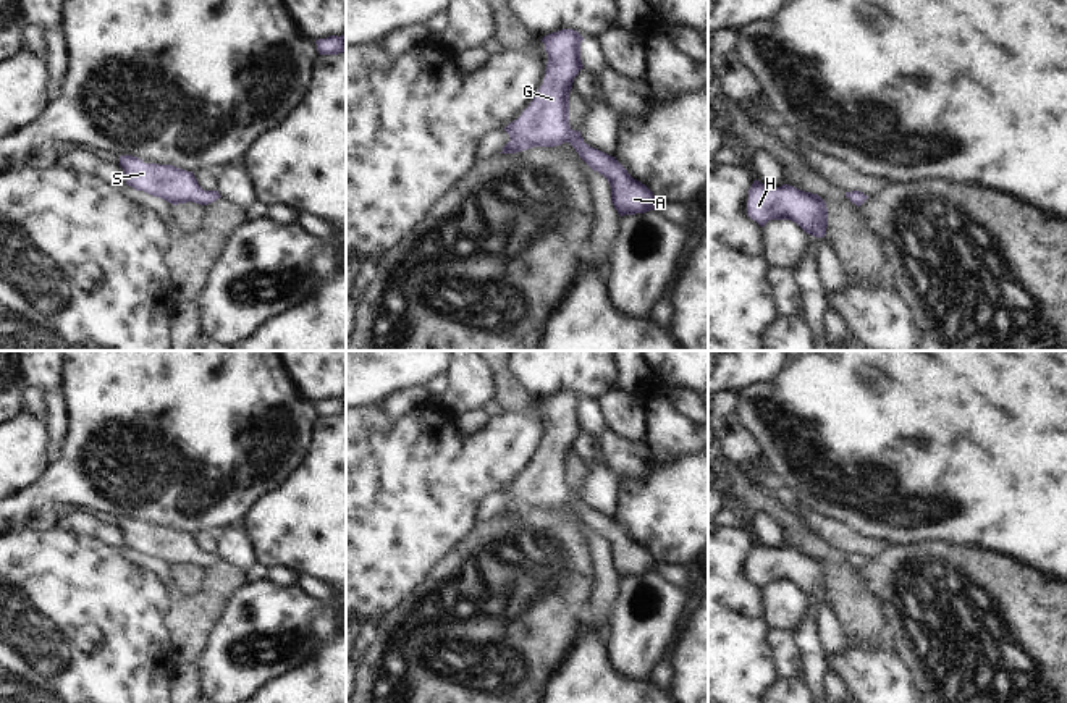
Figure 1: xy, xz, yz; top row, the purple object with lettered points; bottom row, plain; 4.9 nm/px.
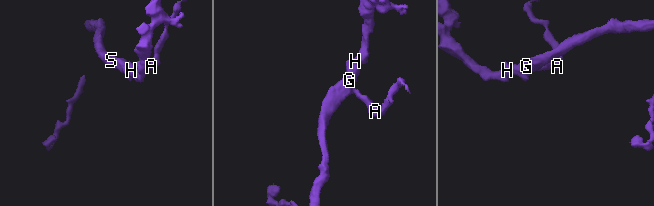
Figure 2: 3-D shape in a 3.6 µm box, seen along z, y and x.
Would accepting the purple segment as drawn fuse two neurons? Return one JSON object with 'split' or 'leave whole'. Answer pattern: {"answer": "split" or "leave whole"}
{"answer": "leave whole"}

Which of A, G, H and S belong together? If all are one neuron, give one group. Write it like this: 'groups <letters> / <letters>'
groups A G H S

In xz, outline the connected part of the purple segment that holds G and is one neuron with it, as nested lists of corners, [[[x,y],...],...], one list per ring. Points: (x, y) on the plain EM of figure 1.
[[[561,391],[542,401],[548,415],[543,446],[522,477],[504,490],[511,503],[500,516],[569,504],[593,533],[608,541],[611,564],[621,579],[655,572],[656,561],[645,546],[634,541],[616,519],[585,506],[580,493],[569,488],[569,454],[584,430],[582,402],[574,391]]]

